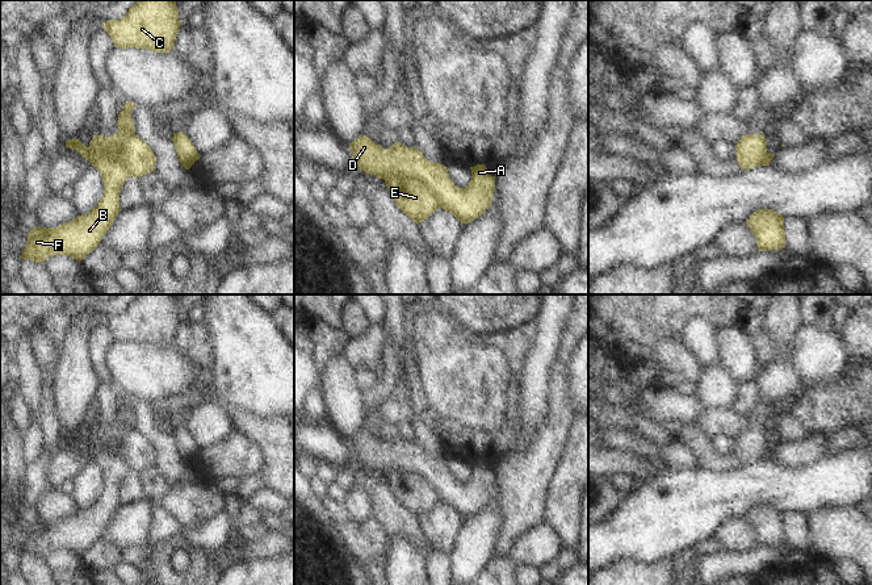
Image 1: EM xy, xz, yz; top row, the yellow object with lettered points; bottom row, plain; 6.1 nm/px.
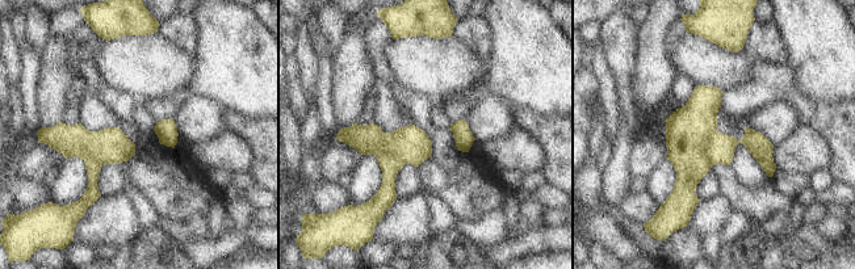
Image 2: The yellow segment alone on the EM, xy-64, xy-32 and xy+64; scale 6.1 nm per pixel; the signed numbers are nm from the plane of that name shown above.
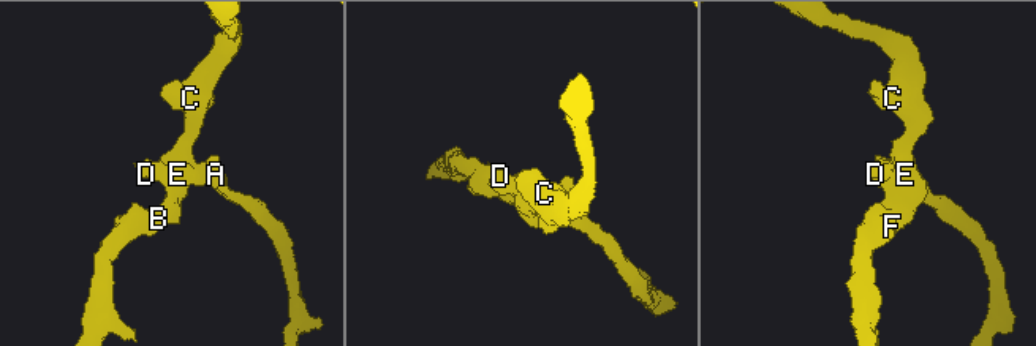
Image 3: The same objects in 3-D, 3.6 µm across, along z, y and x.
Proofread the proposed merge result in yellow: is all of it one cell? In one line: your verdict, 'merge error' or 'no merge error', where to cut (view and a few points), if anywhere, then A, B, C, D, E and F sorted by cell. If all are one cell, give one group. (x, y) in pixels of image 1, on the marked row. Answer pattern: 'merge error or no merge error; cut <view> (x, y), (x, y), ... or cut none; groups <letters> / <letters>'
merge error; cut xz (384, 178), (395, 174), (422, 182), (432, 192), (440, 207); groups A D / B C E F

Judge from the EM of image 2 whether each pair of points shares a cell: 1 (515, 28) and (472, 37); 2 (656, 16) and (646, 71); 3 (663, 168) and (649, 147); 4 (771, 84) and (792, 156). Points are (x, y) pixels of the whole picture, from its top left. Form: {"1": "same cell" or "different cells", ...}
{"1": "different cells", "2": "same cell", "3": "different cells", "4": "different cells"}

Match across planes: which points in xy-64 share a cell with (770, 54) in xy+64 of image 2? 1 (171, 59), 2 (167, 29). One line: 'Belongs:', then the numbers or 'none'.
Belongs: 2

